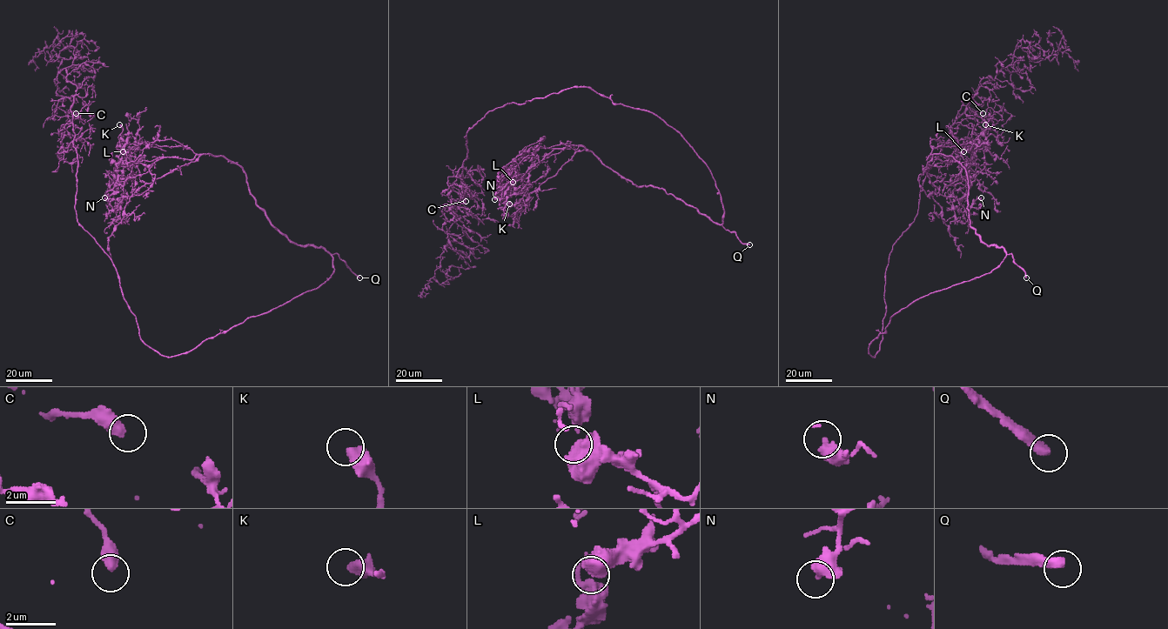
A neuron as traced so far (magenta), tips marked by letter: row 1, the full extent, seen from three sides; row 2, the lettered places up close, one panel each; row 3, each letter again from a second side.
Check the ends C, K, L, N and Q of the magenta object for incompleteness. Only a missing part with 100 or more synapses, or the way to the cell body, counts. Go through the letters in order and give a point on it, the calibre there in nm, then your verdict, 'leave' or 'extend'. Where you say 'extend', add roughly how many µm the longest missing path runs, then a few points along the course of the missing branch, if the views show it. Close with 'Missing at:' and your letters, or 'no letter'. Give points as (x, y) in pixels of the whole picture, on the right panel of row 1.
C: at (983, 113); 480 nm thick; leave
K: at (985, 124); 480 nm thick; leave
L: at (963, 151); 360 nm thick; leave
N: at (981, 197); 500 nm thick; leave
Q: at (1026, 277); 380 nm thick; extend; about 15 µm are missing
Missing at: Q

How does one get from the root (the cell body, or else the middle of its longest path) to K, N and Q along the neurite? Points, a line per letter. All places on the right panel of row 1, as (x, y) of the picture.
K: (885, 331), (1006, 256), (970, 225), (966, 170), (931, 153), (933, 139), (981, 149), (985, 124)
N: (885, 331), (1006, 256), (970, 225), (966, 170), (932, 156), (941, 195), (966, 210), (981, 197)
Q: (885, 331), (890, 318), (910, 304), (990, 273), (1007, 255), (1011, 253), (1026, 277)

